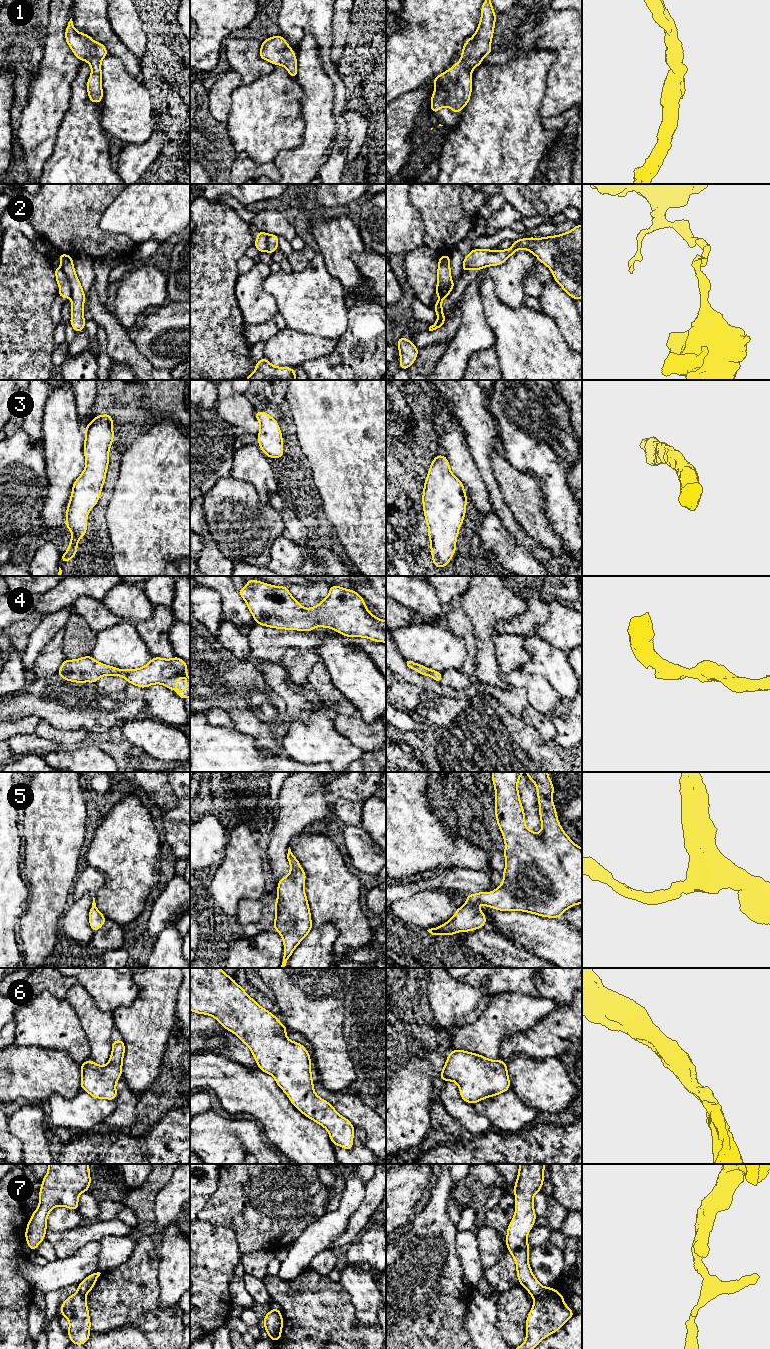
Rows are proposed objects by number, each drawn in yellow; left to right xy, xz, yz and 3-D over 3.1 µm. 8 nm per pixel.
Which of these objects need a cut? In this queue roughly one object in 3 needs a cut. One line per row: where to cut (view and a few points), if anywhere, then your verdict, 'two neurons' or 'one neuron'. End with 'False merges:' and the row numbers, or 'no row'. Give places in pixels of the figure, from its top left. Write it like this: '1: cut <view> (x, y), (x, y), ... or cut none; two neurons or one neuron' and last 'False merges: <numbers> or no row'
1: cut none; one neuron
2: cut xy (61, 268), (69, 282), (70, 298); two neurons
3: cut none; one neuron
4: cut none; one neuron
5: cut none; one neuron
6: cut none; one neuron
7: cut yz (543, 1287), (534, 1297); two neurons
False merges: 2, 7

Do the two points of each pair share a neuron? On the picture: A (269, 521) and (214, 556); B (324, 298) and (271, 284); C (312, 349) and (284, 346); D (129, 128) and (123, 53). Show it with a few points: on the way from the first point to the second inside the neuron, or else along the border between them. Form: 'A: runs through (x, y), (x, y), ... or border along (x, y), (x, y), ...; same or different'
A: border along (209, 532), (217, 547), (233, 562); different
B: runs through (311, 298), (302, 298), (284, 286); same
C: runs through (305, 347), (291, 347); same
D: border along (108, 53), (116, 56), (125, 69), (135, 77); different

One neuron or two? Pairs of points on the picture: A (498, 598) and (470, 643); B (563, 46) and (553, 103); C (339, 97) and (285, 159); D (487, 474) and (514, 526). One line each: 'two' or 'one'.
A: two
B: one
C: two
D: one

